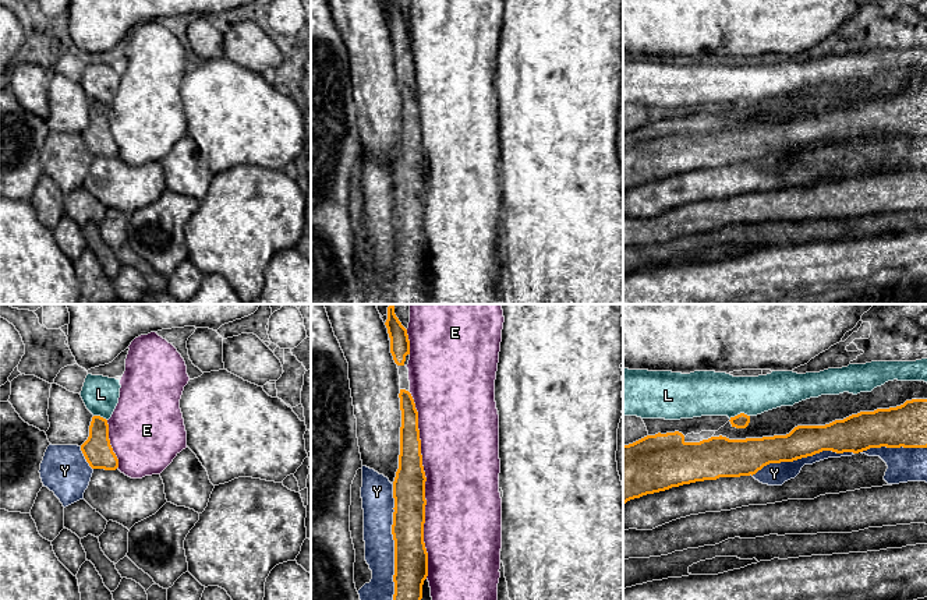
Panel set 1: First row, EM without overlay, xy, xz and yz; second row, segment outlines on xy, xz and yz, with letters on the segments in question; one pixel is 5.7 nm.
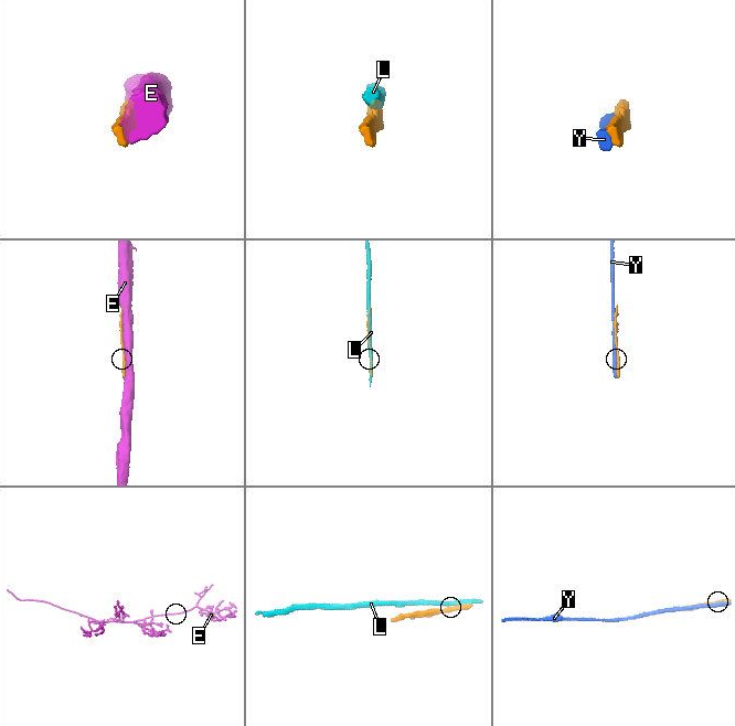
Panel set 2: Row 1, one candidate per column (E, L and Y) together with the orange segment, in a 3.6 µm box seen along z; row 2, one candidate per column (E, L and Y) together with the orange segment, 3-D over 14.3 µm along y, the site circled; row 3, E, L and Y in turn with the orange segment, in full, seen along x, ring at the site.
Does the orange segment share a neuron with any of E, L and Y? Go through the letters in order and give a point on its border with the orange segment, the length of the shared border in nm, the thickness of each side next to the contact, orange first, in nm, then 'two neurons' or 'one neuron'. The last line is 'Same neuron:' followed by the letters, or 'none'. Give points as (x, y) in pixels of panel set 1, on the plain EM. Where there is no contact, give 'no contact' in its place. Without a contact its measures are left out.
E: meets orange in xz at (424, 173); contact 1100 nm long; 190 nm thick on the orange side, 440 nm on the other; two neurons
L: meets orange in yz at (740, 101); contact 120 nm long; 90 nm thick on the orange side, 260 nm on the other; two neurons
Y: meets orange in xz at (395, 237); contact 750 nm long; 190 nm thick on the orange side, 180 nm on the other; two neurons
Same neuron: none

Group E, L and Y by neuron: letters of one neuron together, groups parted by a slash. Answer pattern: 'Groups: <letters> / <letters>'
Groups: E / L / Y

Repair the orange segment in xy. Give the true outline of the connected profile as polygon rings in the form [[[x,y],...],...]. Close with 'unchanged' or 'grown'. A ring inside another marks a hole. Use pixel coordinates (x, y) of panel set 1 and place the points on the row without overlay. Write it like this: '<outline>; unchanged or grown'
[[[93,103],[89,113],[89,124],[81,133],[81,138],[92,156],[116,158],[118,147],[109,127],[107,107]]]; unchanged

